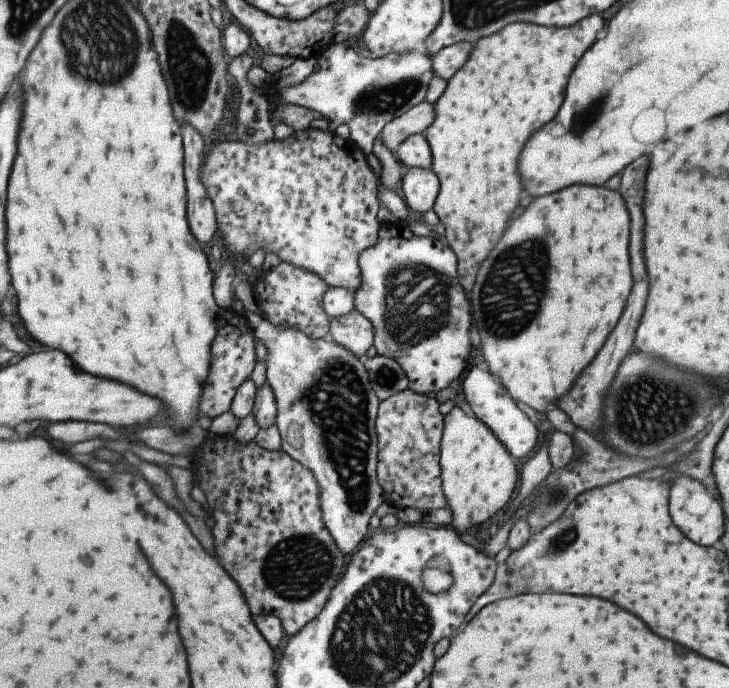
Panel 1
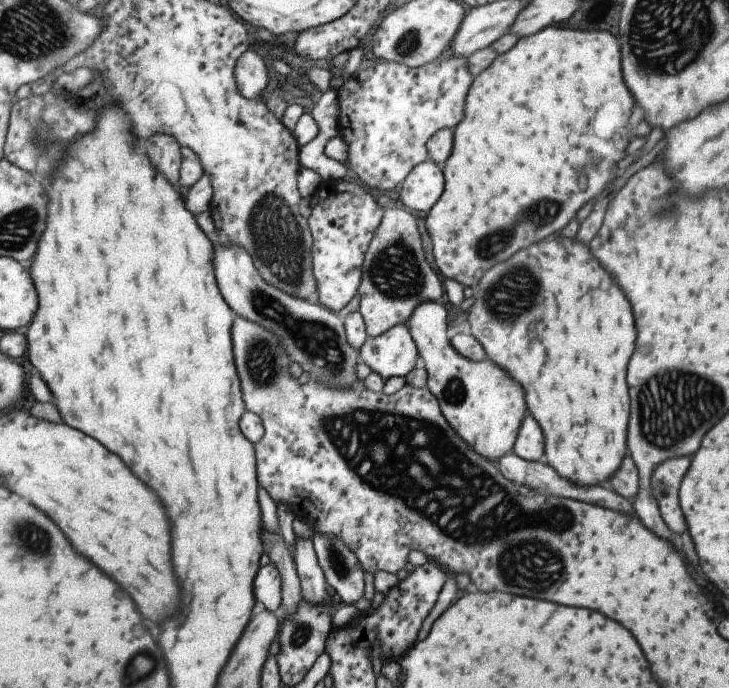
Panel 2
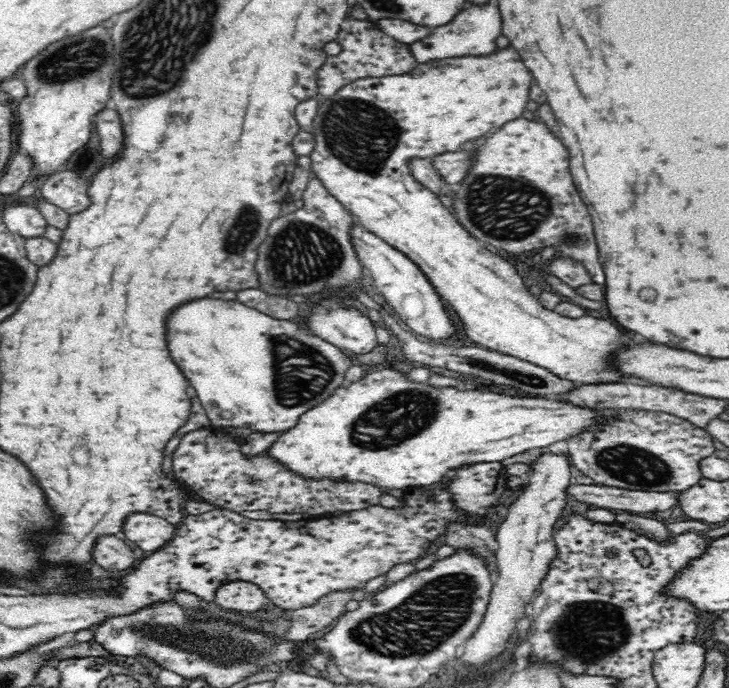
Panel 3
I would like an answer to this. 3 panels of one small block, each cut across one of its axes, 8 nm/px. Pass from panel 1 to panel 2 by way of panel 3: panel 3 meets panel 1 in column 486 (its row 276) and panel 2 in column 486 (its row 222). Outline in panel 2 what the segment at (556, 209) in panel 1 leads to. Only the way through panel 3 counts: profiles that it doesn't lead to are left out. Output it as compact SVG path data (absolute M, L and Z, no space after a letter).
M560 235L535 242L516 252L510 260L489 268L474 290L474 303L469 308L467 320L471 335L484 347L487 358L510 372L524 388L526 406L538 420L546 438L548 464L560 476L590 486L608 480L626 454L626 428L630 416L626 366L636 346L636 328L624 292L592 256L590 247L578 242L577 238Z

